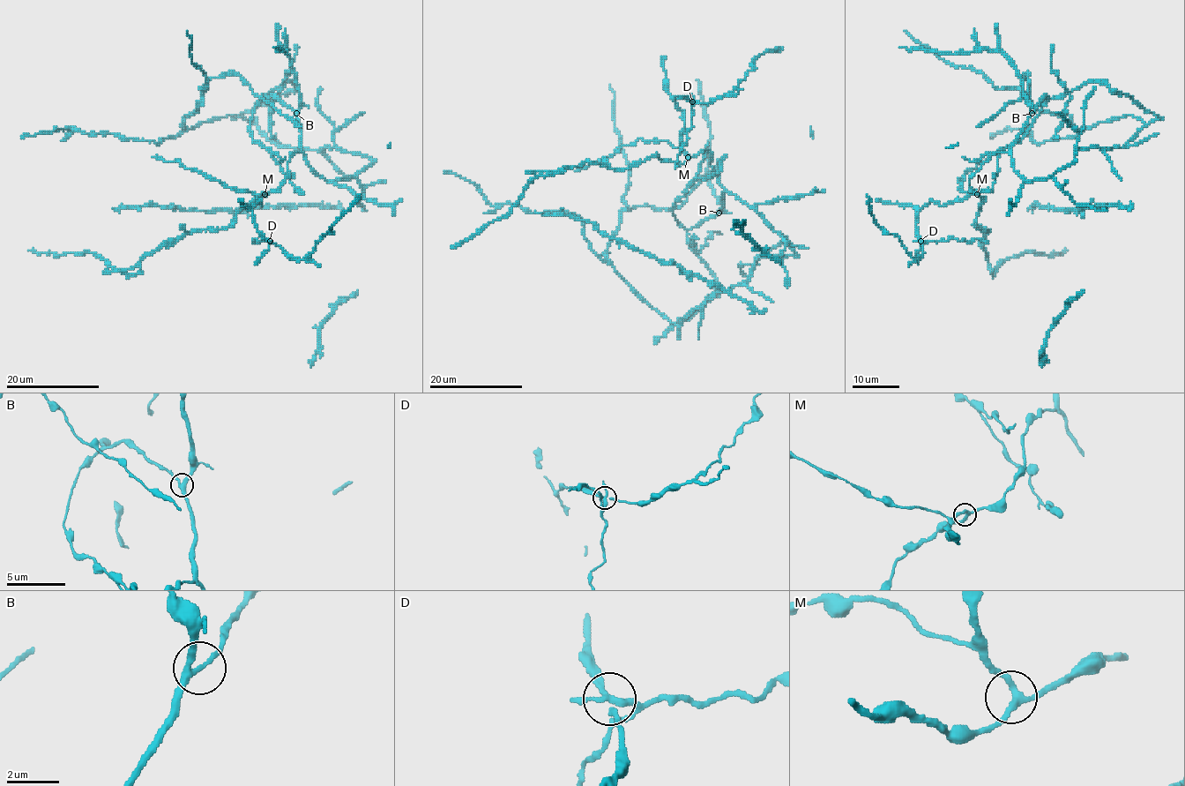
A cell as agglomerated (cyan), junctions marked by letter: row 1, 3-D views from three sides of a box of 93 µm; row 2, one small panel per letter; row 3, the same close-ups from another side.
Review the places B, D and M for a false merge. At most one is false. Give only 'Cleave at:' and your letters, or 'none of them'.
Cleave at: D

